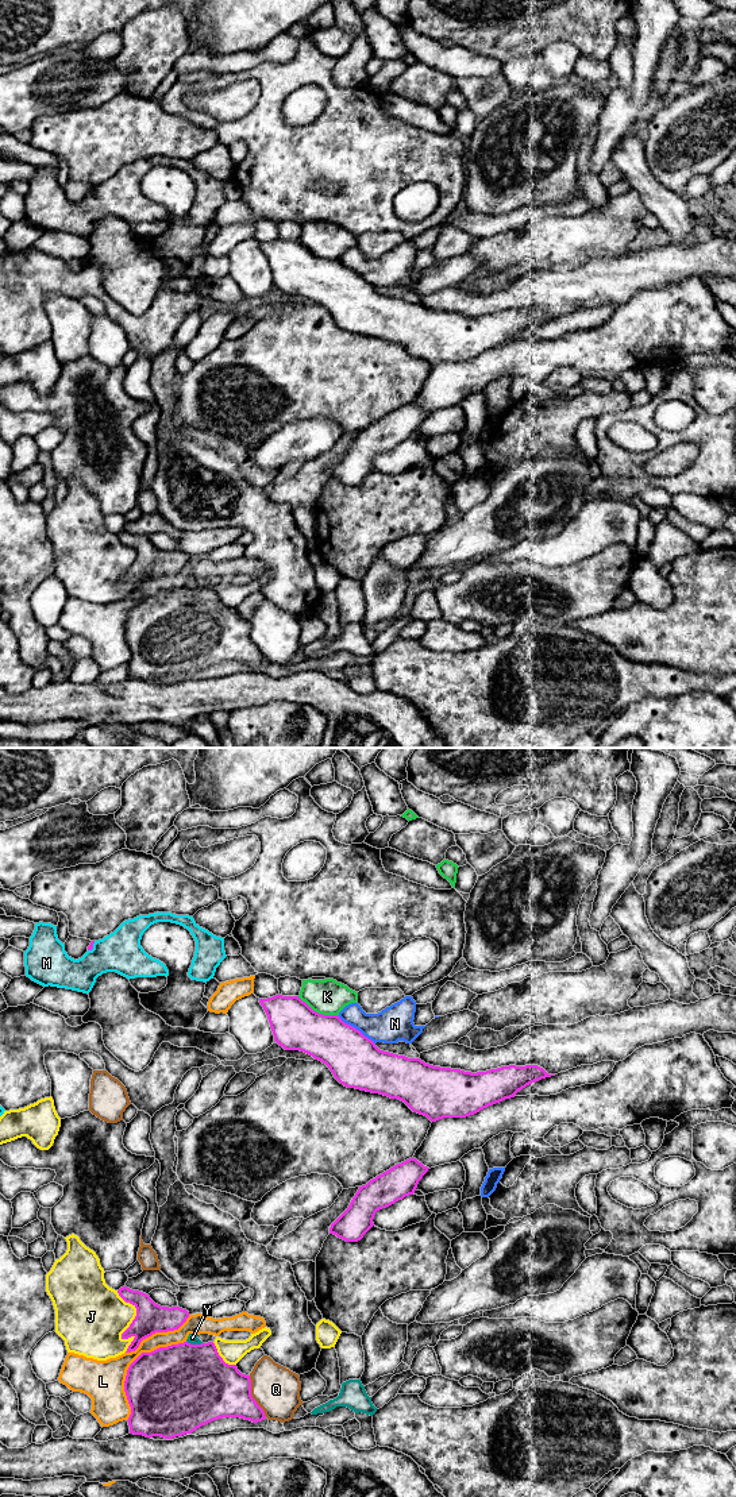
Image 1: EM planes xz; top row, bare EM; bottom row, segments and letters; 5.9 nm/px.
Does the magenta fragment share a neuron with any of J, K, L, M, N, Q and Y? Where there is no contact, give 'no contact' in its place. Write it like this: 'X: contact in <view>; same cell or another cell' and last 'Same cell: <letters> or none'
J: contact in xz; another cell
K: contact in xz; another cell
L: contact in xz; another cell
M: contact in xz; another cell
N: contact in xz; another cell
Q: contact in xz; another cell
Y: contact in xz; another cell
Same cell: none

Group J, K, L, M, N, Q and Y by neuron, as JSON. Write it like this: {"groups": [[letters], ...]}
{"groups": [["J"], ["K"], ["L"], ["M"], ["N"], ["Q"], ["Y"]]}

